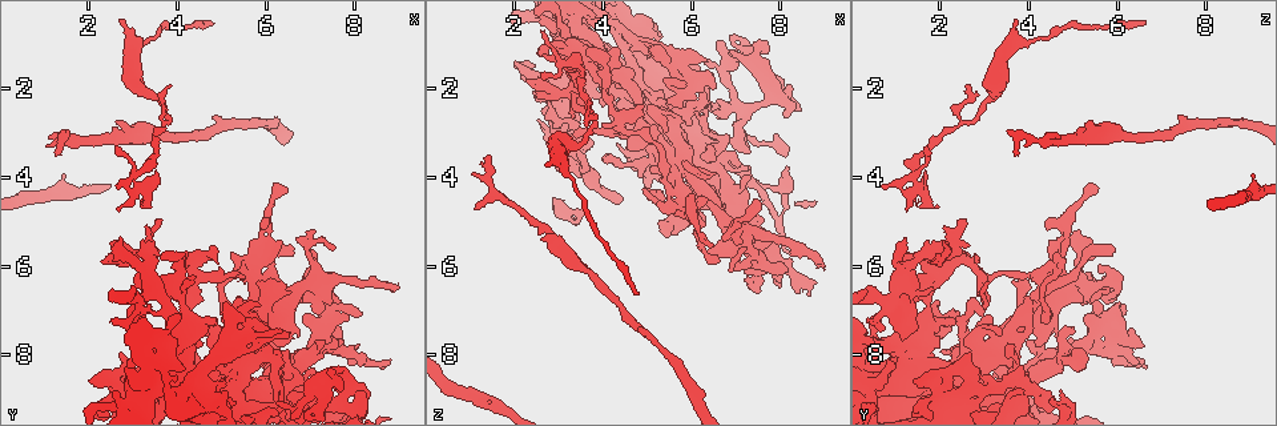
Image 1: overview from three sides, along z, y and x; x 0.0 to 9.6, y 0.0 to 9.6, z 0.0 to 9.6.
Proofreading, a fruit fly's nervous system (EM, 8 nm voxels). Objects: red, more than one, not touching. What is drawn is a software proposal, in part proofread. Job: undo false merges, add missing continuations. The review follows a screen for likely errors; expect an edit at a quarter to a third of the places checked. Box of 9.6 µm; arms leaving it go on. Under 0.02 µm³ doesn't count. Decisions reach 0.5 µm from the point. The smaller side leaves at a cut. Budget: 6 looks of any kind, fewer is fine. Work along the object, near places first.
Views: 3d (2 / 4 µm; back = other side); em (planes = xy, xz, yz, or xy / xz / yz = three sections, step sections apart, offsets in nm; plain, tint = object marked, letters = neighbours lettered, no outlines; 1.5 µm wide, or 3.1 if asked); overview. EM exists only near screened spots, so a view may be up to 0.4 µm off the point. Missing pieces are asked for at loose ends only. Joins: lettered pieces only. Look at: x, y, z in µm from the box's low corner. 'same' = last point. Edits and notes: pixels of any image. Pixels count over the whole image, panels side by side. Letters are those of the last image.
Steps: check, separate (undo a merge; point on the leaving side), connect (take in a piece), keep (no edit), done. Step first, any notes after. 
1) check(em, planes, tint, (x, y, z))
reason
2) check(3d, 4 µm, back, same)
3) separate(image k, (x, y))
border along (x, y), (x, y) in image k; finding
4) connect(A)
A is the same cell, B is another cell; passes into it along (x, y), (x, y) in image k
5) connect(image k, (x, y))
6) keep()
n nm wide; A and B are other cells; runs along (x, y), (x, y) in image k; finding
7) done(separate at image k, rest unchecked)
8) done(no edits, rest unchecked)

check(3d, 2 µm, (5.75, 6.10, 4.65))
four arms meet

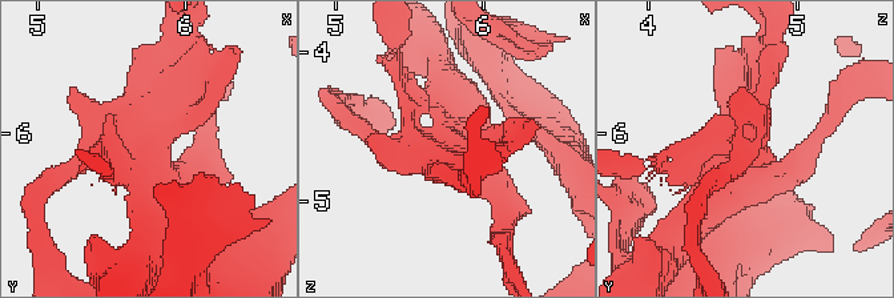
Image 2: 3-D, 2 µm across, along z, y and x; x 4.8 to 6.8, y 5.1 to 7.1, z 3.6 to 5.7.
check(em, yz, step 4, letters, (5.72, 6.06, 4.62))
now the EM

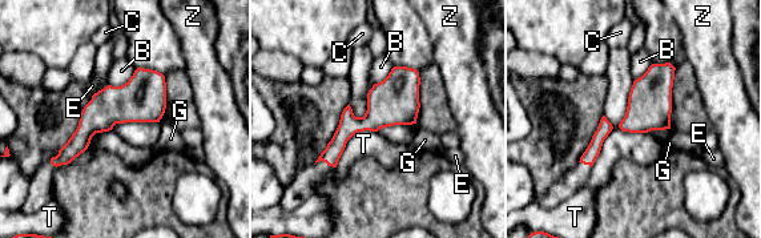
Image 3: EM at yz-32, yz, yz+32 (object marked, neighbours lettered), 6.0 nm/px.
keep()
B, C, E, G, T and Z are other cells; continuous, no second neuron

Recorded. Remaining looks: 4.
check(em, planes, tint, (5.05, 6.85, 1.15))
branch stops here

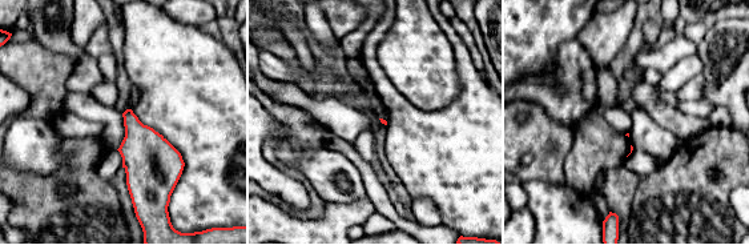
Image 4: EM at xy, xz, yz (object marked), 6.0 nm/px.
check(em, planes, letters, same)
what lies round it

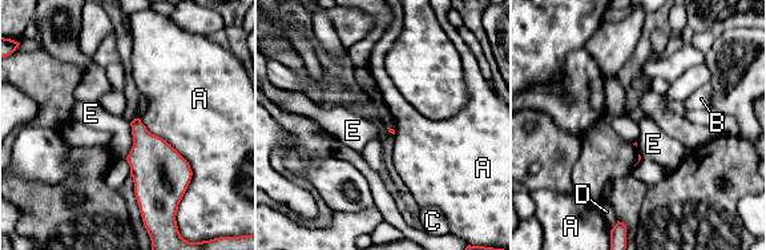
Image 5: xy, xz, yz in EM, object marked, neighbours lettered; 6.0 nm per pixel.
keep()
A, B, C, D and E are other cells; none of them fits

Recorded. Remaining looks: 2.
check(em, 3.1 µm, xy, step 8, tint, (2.60, 3.40, 1.60))
thin end

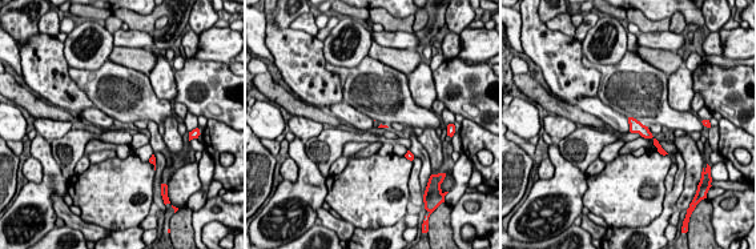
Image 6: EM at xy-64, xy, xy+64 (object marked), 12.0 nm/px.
check(em, 3.1 µm, planes, letters, same)
another direction

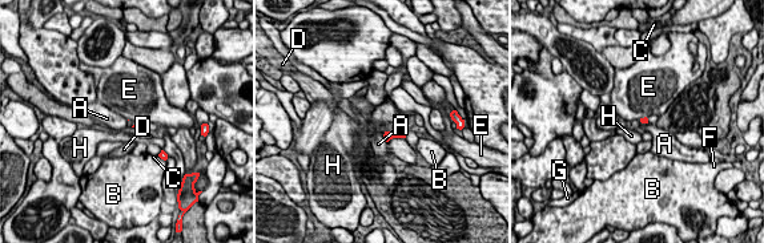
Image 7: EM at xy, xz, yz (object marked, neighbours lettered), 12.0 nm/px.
keep()
D touches over 220 nm; A, B, C, D, E, F, G and H are other cells; none of them fits

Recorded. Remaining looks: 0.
done(no edits, rest unchecked)

